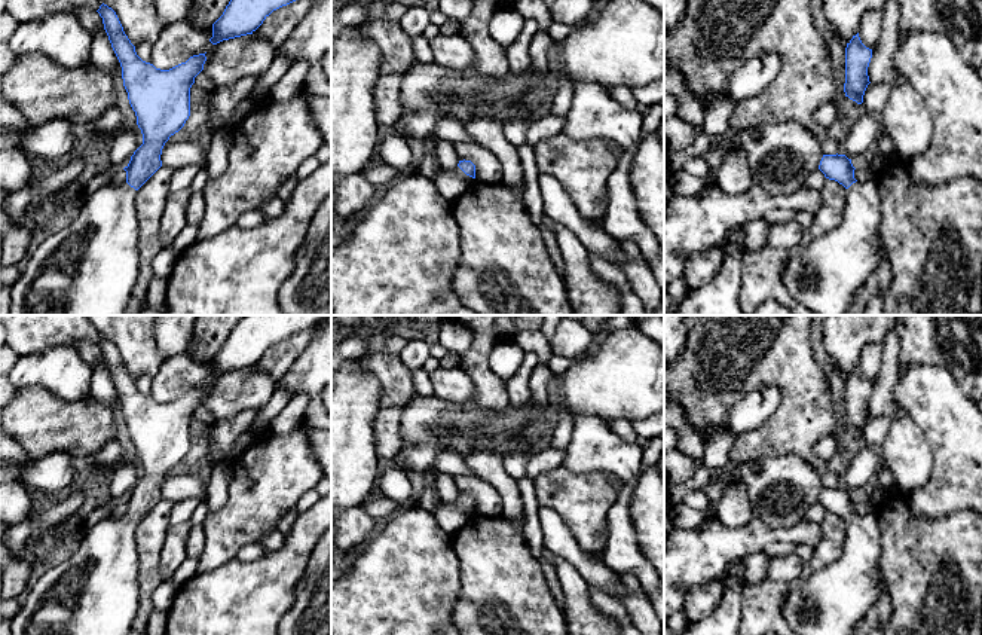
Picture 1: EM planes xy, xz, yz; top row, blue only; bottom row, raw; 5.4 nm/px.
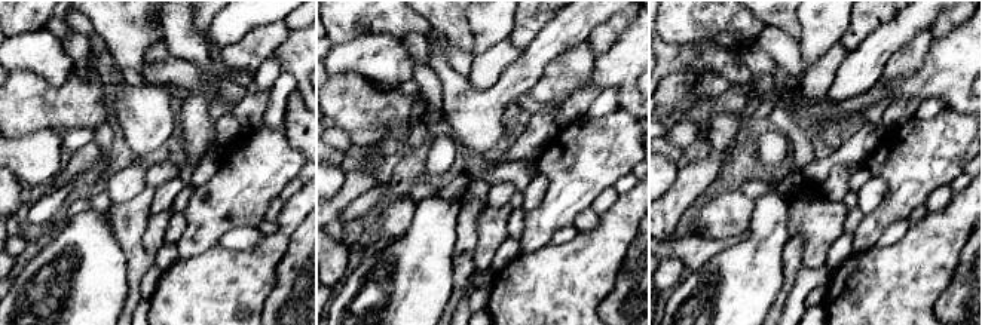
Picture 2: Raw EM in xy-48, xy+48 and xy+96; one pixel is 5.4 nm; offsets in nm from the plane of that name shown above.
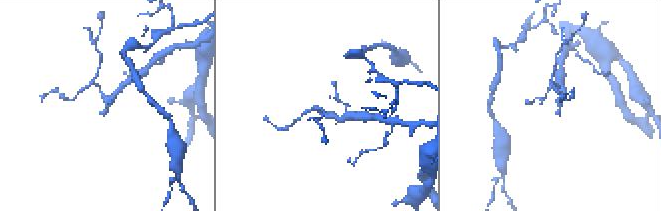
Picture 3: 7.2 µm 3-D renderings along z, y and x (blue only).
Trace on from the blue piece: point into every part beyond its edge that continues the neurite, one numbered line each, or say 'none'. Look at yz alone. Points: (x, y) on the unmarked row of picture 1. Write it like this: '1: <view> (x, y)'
1: yz (832, 601)

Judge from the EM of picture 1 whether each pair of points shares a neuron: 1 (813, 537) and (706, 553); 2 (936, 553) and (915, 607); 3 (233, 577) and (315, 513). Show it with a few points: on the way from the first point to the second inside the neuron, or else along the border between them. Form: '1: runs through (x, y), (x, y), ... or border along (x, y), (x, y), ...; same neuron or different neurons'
1: runs through (786, 534), (761, 534), (740, 543), (733, 543); same neuron
2: runs through (936, 567), (936, 586), (929, 594); same neuron
3: runs through (257, 577), (263, 577), (302, 537); same neuron

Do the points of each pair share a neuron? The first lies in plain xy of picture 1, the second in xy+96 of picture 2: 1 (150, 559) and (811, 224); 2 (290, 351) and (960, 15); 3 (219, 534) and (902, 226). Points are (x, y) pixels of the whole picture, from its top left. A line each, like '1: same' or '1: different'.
1: different
2: same
3: different

